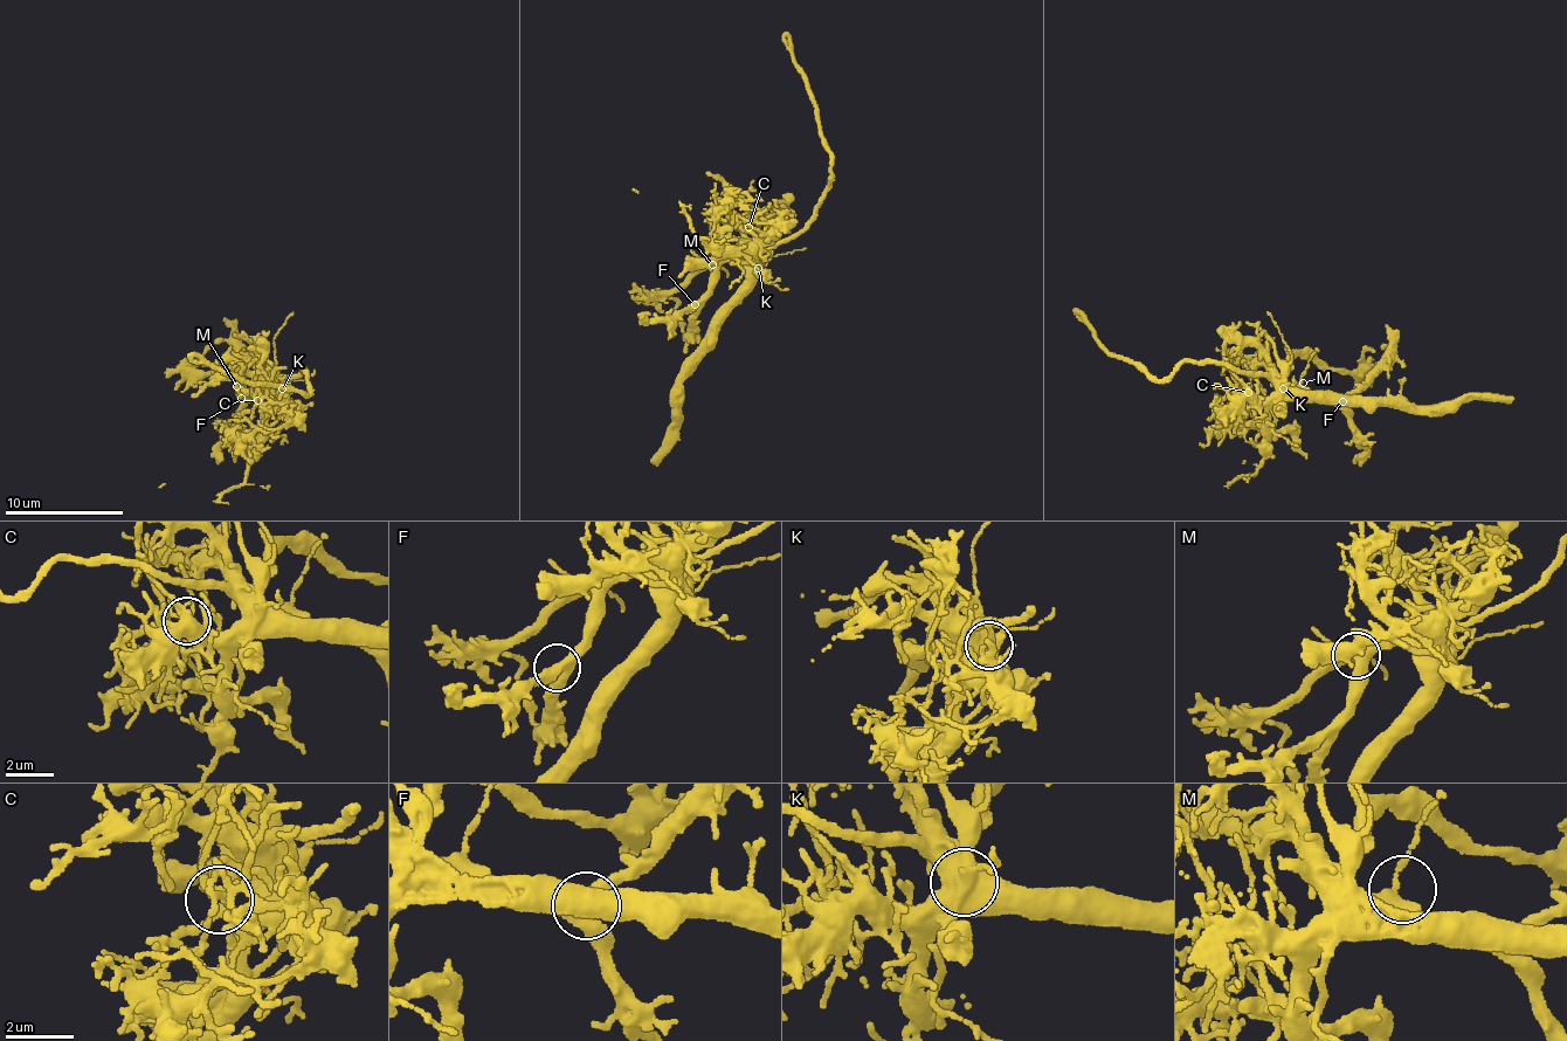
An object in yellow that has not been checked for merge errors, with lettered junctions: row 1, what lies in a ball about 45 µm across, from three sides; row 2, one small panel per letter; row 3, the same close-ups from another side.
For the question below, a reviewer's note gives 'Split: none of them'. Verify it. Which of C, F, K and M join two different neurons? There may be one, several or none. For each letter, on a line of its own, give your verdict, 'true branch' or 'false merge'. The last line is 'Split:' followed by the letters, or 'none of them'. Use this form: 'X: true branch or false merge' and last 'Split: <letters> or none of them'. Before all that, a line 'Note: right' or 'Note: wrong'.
Note: wrong
C: true branch
F: true branch
K: false merge
M: true branch
Split: K

